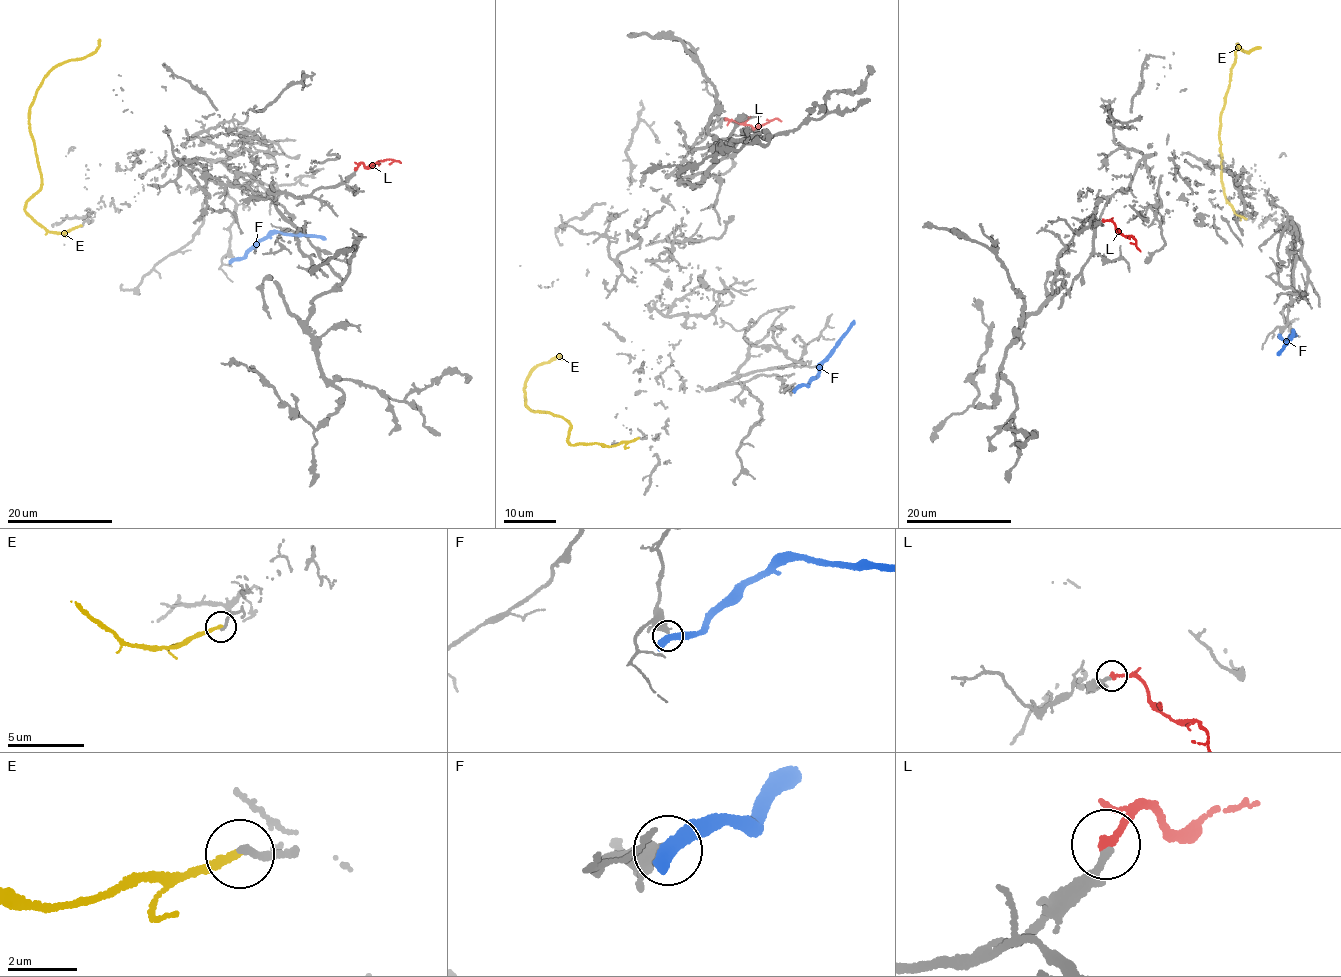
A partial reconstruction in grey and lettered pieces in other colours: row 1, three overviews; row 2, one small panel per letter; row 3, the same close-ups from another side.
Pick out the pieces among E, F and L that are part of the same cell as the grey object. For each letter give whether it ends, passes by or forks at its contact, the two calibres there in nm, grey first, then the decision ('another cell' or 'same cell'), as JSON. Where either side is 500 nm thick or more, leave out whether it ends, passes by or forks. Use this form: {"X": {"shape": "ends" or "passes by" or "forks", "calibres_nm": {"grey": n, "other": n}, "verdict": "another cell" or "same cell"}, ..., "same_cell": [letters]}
{"E": {"shape": "ends", "calibres_nm": {"grey": 200, "other": 220}, "verdict": "another cell"}, "F": {"calibres_nm": {"grey": 320, "other": 550}, "verdict": "another cell"}, "L": {"shape": "ends", "calibres_nm": {"grey": 240, "other": 280}, "verdict": "same cell"}, "same_cell": ["L"]}

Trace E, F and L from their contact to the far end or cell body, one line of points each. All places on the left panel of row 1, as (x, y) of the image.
E: (81, 225), (52, 233), (25, 211), (41, 182), (28, 110), (42, 79), (91, 55), (100, 39)
F: (232, 259), (247, 256), (253, 246), (276, 233), (325, 239)
L: (356, 168), (361, 163), (370, 167), (390, 158), (401, 162)

